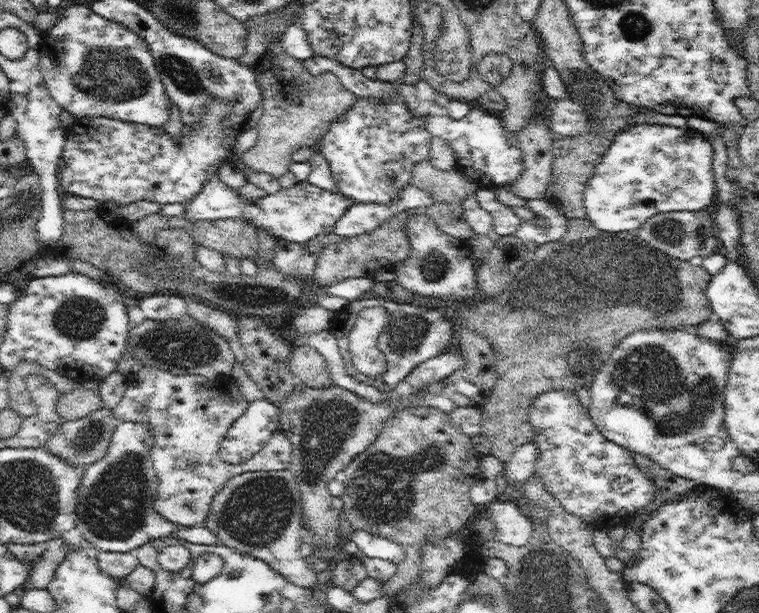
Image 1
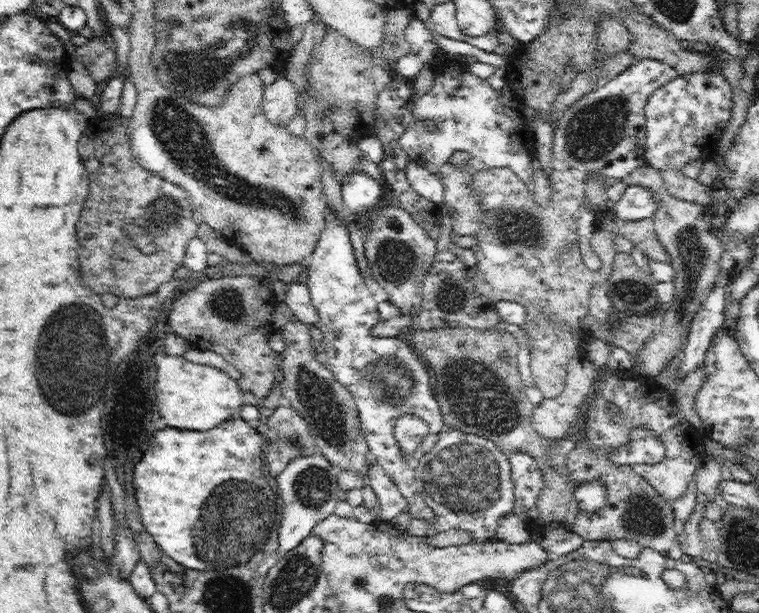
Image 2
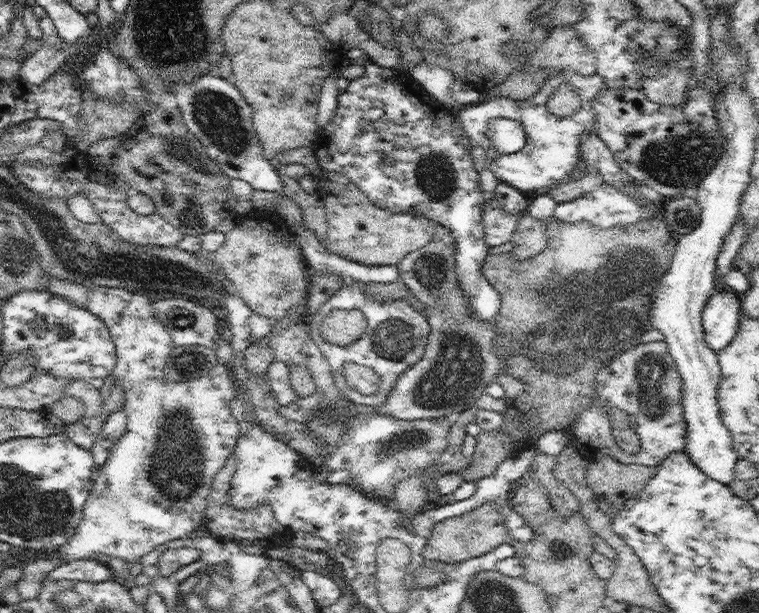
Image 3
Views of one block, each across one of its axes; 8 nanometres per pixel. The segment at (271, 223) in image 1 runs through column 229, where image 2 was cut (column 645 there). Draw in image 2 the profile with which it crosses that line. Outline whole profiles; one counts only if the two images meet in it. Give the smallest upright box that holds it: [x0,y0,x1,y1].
[614,184,657,221]

